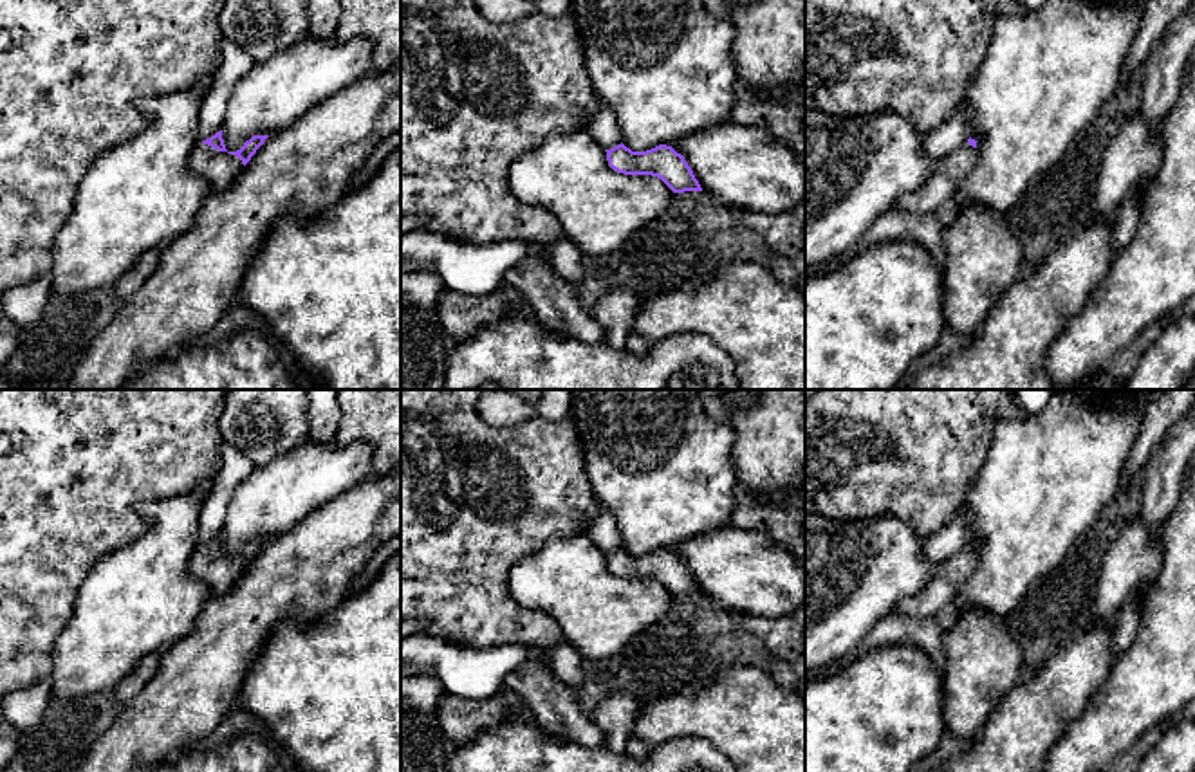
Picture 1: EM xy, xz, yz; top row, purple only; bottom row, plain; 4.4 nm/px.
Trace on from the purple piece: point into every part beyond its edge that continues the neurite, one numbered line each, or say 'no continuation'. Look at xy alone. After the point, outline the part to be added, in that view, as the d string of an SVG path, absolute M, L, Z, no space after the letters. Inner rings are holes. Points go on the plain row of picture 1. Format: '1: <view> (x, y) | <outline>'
1: xy (219, 572) | M199 547L188 565L188 575L208 584L211 595L227 593L242 577L238 561Z

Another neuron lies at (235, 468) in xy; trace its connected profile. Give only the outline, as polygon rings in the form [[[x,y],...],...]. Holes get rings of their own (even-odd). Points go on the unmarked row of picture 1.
[[[220,446],[220,471],[215,485],[204,500],[199,519],[199,547],[222,534],[227,505],[235,491],[249,478],[256,465],[240,451]]]

